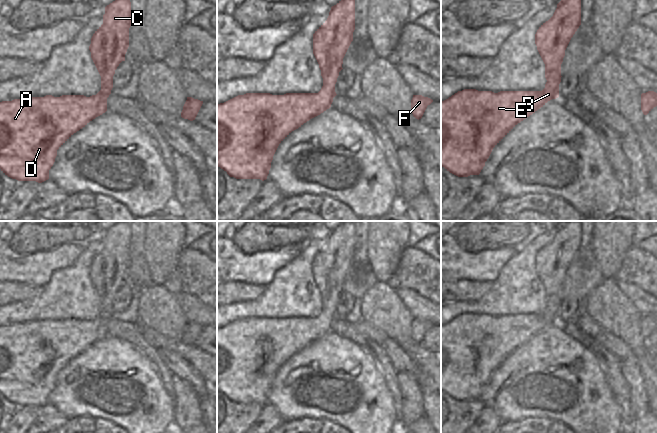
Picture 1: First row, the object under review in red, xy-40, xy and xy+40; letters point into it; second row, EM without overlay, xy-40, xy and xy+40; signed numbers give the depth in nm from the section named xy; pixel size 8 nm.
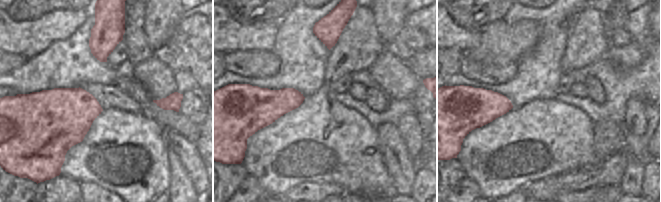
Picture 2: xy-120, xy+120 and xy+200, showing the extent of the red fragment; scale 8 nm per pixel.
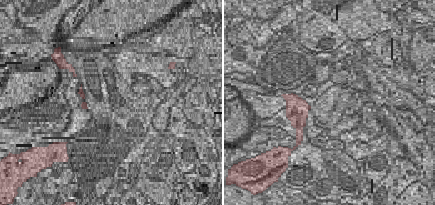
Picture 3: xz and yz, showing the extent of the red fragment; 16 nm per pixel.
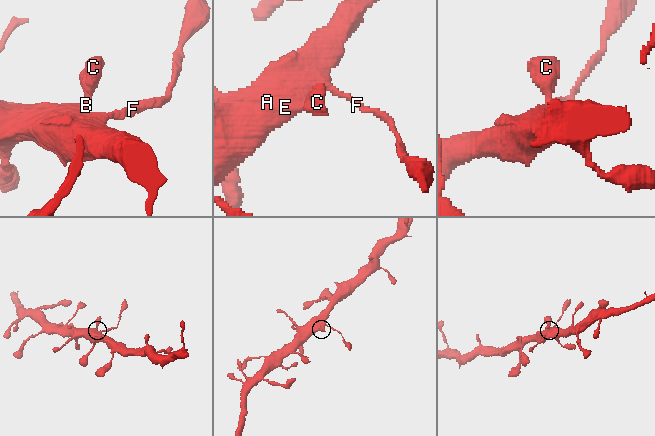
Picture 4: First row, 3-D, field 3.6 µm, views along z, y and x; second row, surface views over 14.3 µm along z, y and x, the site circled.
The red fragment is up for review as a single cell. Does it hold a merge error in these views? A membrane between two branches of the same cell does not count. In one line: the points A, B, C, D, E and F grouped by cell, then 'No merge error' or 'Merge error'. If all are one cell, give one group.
Groups: A B C D E F. No merge error.

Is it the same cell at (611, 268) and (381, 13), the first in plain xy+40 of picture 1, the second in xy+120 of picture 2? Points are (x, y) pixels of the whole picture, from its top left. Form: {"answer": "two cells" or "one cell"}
{"answer": "one cell"}

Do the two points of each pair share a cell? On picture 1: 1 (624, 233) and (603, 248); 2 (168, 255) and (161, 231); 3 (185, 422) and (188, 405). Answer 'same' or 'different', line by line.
1: same
2: same
3: same

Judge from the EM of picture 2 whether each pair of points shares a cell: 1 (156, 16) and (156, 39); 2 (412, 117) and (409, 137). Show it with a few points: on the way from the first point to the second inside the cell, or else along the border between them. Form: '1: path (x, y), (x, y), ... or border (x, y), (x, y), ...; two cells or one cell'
1: path (154, 22), (156, 24), (156, 33); one cell
2: path (410, 122), (410, 132); one cell

